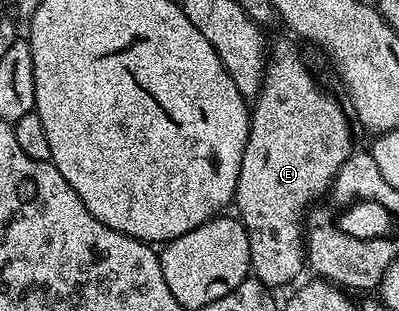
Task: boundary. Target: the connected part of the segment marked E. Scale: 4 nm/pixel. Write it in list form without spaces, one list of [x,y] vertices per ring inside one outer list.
[[[280,42],[273,50],[271,47],[264,68],[264,80],[250,110],[248,139],[234,199],[235,213],[250,240],[251,273],[264,286],[284,286],[306,270],[306,211],[327,195],[336,173],[354,152],[353,123],[346,110],[345,114],[343,108],[316,83],[315,76],[308,71],[307,64],[290,43]]]

